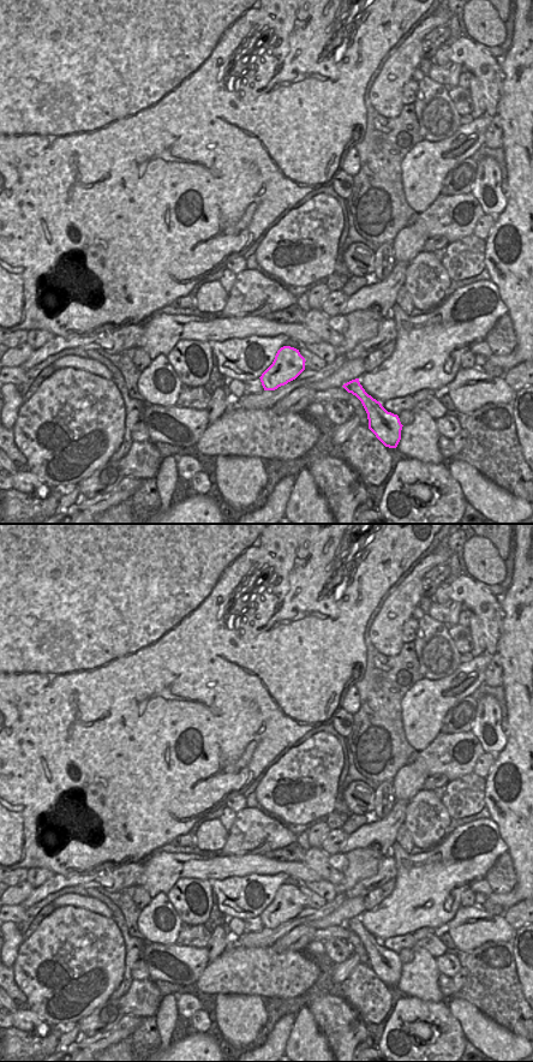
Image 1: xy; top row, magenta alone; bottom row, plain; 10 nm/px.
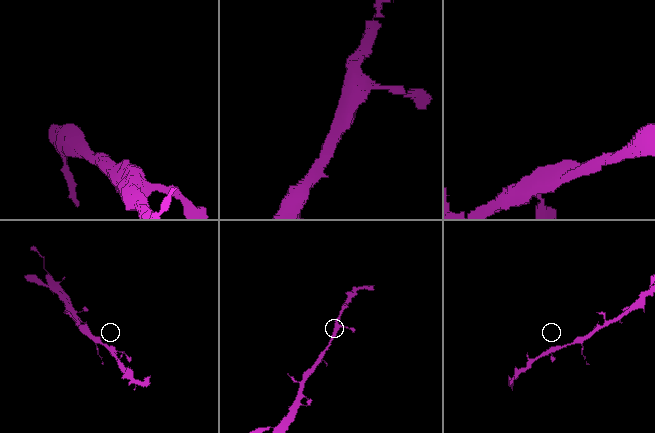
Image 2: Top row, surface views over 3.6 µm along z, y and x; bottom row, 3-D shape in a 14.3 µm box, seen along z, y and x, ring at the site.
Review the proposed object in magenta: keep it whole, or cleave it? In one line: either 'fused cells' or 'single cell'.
single cell

